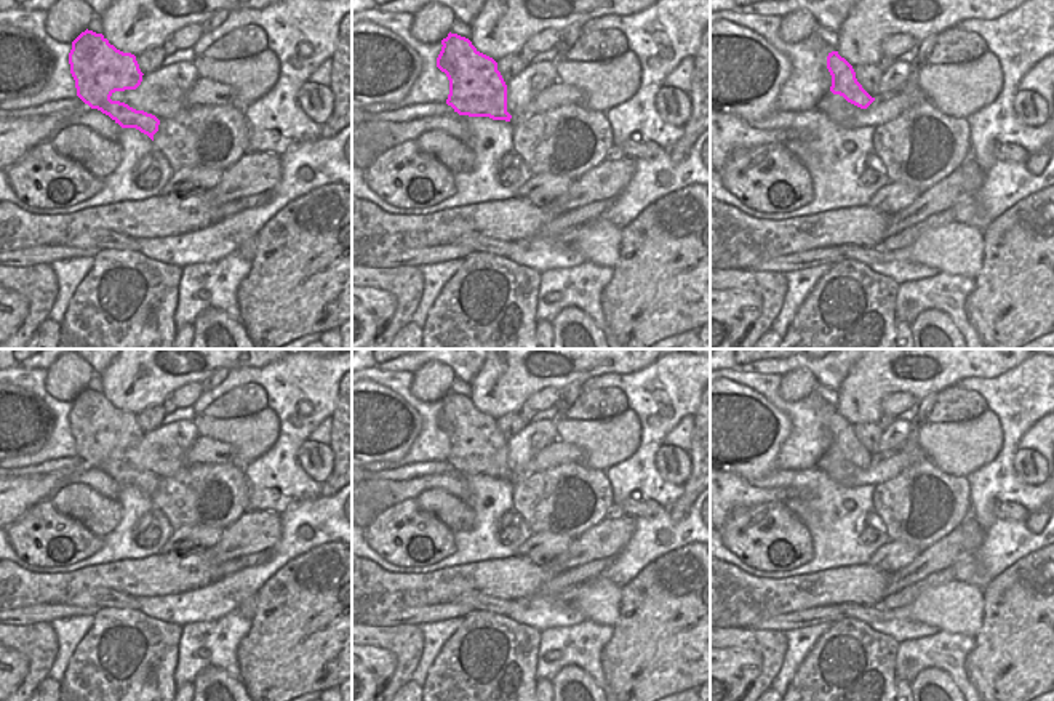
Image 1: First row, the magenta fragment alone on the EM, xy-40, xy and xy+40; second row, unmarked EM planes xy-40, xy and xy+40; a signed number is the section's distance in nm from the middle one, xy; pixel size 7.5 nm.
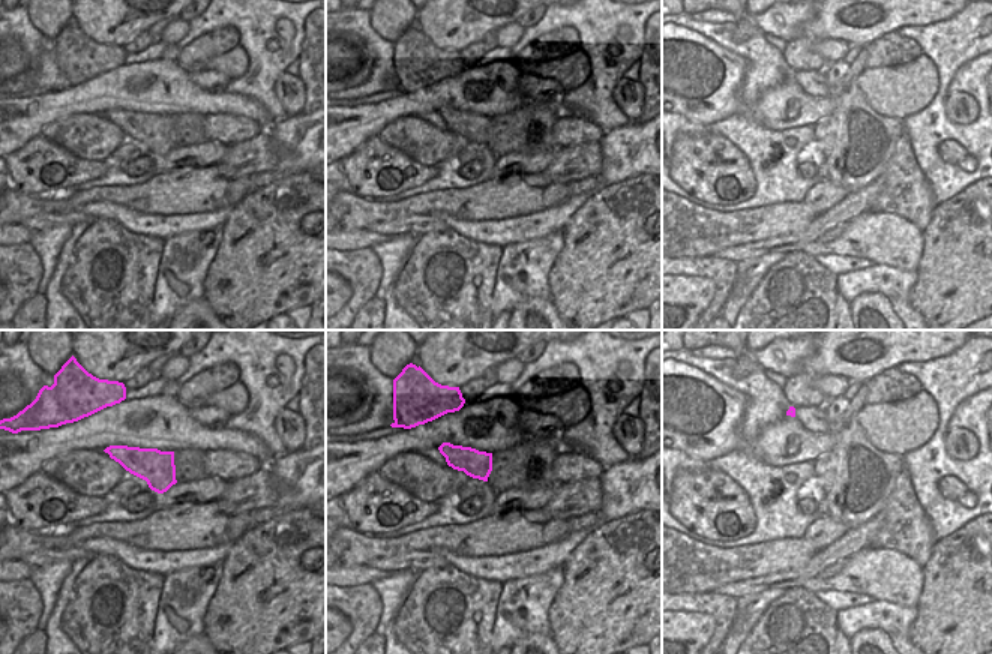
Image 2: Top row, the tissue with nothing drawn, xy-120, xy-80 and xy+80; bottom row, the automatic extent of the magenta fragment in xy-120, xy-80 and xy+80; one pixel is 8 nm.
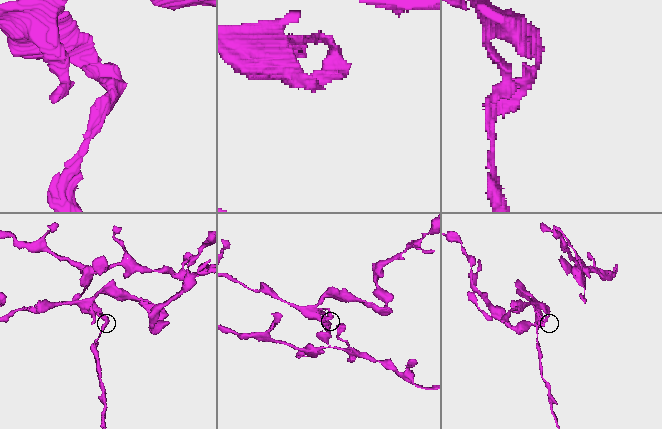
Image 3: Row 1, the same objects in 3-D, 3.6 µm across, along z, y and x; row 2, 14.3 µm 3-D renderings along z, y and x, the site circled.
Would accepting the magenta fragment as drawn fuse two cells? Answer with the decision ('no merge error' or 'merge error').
merge error

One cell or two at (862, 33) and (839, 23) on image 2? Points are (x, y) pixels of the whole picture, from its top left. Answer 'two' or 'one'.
one

